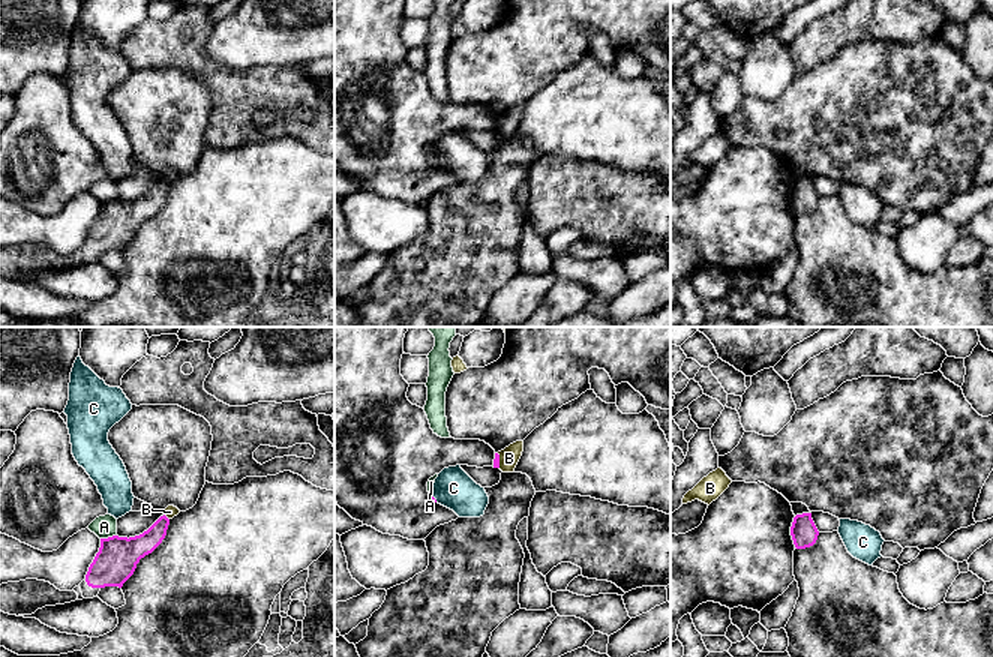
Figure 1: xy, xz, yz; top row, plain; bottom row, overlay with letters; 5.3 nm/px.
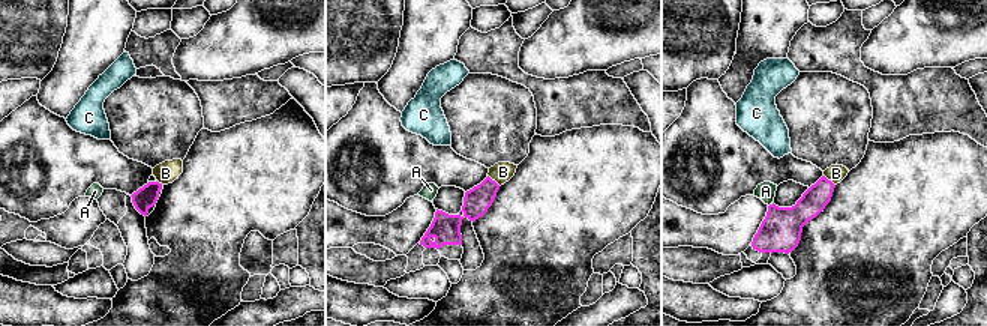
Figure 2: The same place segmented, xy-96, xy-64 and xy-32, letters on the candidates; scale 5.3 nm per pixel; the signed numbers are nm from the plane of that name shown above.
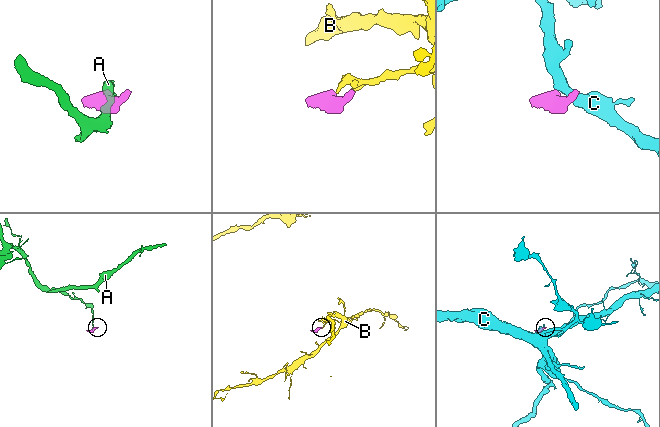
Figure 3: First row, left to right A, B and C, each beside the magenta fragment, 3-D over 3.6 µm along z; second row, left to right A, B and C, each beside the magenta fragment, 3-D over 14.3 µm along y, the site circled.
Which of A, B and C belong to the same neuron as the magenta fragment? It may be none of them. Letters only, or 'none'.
none

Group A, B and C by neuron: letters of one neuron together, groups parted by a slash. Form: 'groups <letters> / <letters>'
groups A / B / C

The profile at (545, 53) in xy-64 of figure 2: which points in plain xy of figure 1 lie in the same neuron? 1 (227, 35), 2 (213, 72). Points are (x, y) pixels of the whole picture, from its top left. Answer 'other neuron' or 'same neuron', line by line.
1: same neuron
2: other neuron

